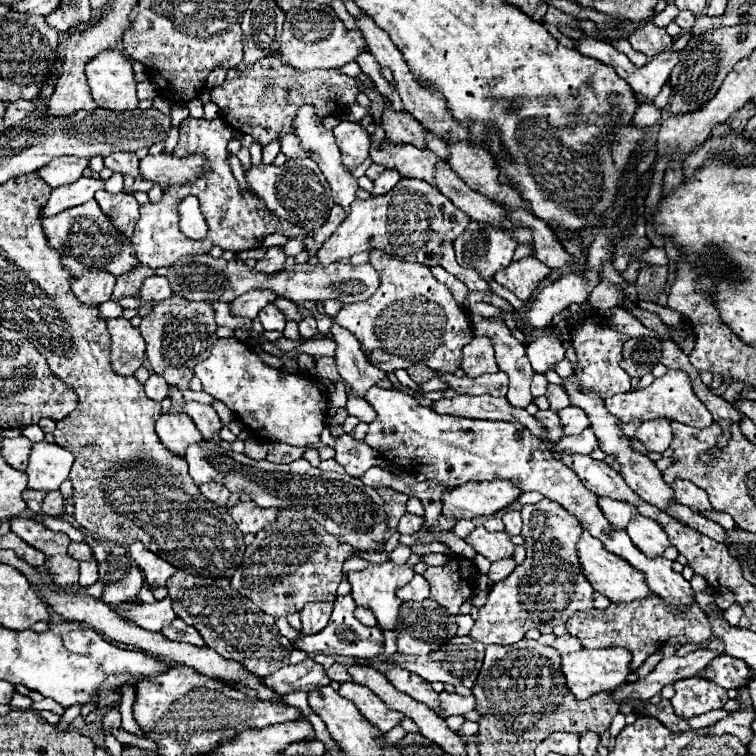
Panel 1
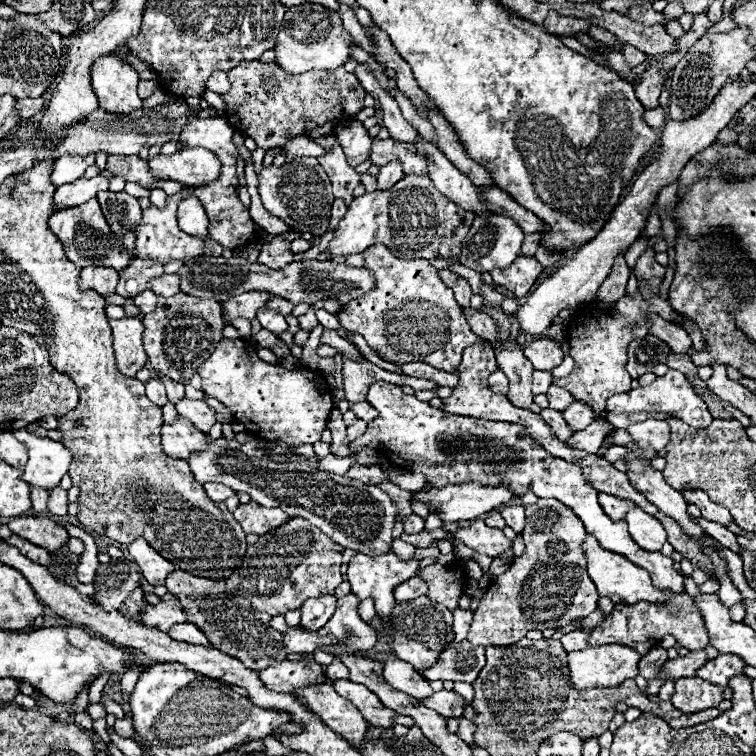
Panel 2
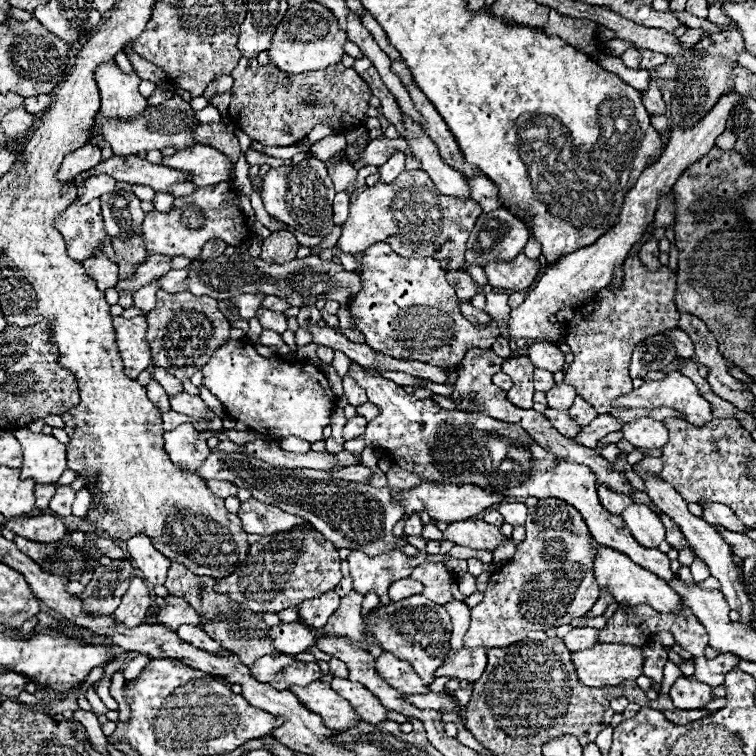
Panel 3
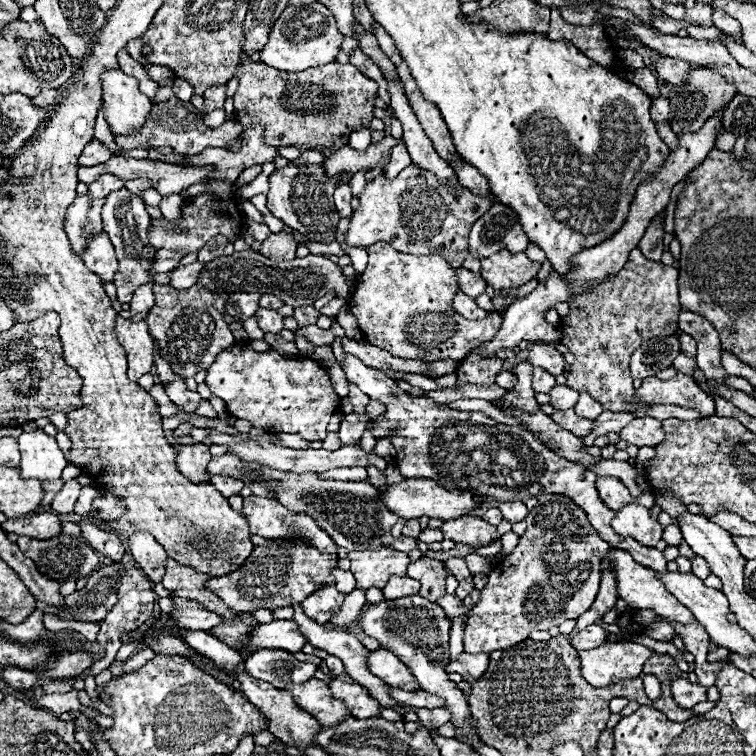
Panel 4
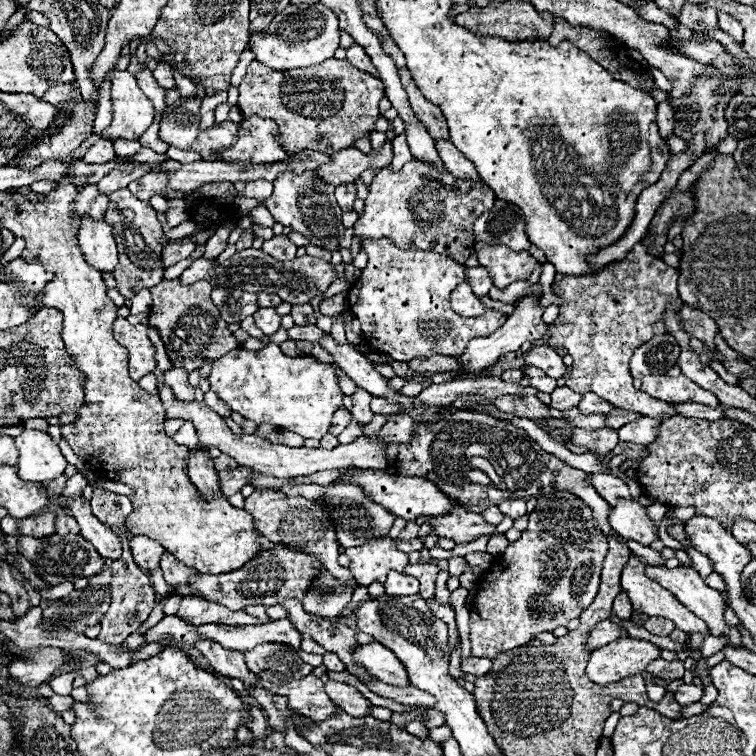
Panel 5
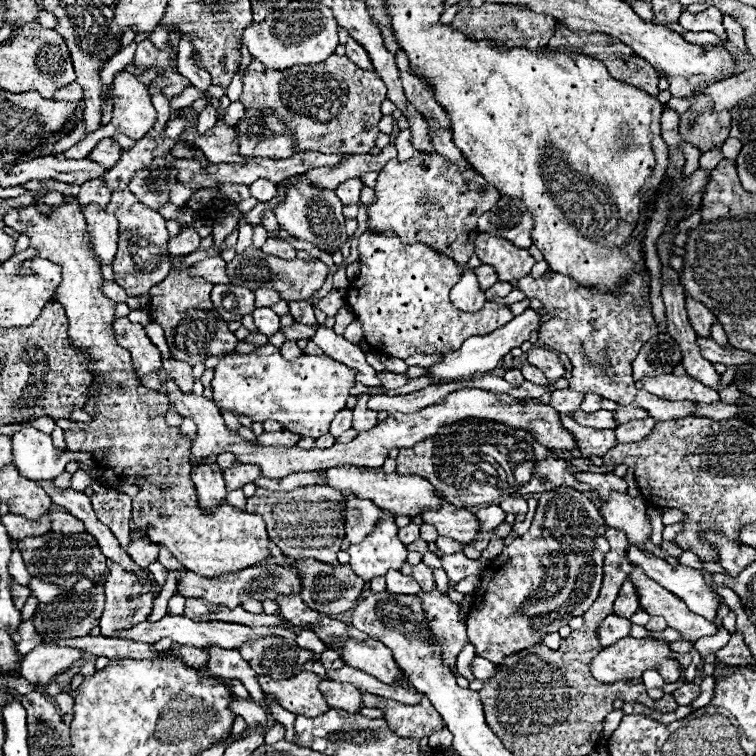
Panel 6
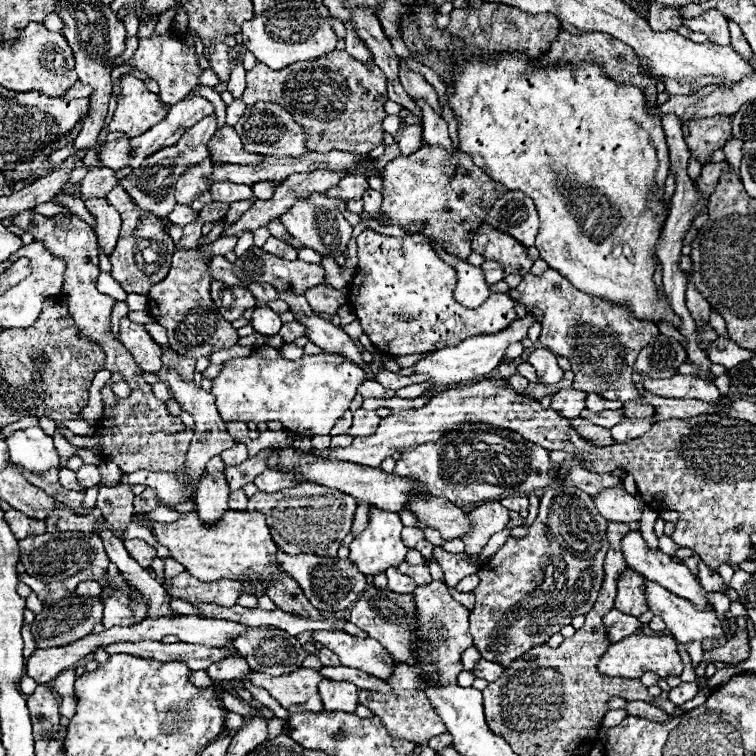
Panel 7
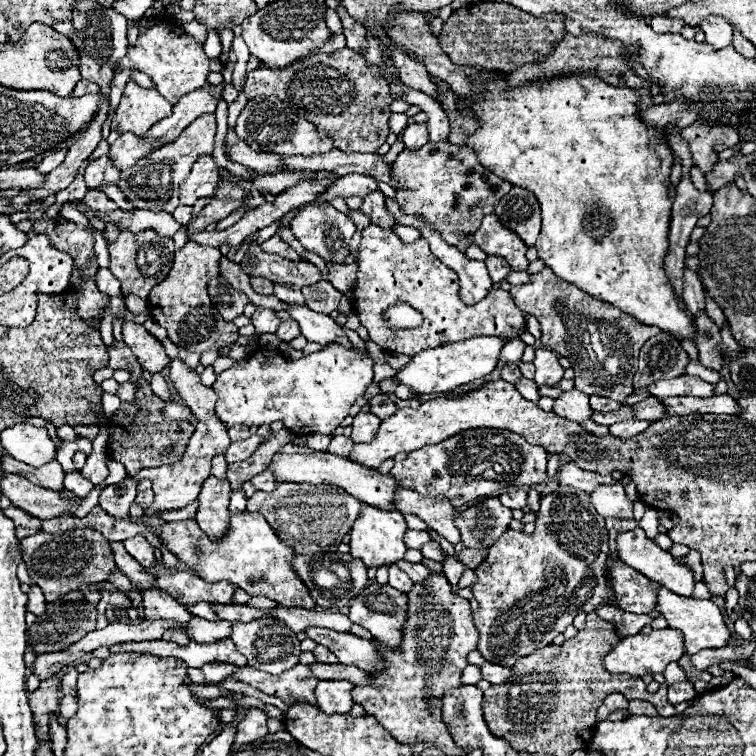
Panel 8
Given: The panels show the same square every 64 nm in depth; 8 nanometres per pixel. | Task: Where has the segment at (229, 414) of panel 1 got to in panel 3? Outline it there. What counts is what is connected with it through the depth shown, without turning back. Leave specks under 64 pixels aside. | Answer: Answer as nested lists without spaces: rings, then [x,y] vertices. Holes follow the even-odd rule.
[[[204,386],[199,387],[199,396],[205,402],[205,404],[212,409],[216,415],[223,419],[229,417],[222,403]]]

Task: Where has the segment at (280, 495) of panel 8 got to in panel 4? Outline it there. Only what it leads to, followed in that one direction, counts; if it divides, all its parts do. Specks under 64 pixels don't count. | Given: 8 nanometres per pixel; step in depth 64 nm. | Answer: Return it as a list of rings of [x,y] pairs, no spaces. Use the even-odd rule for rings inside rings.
[[[260,496],[244,498],[242,514],[248,518],[252,534],[258,534],[258,536],[268,538],[268,540],[282,540],[282,538],[306,540],[306,544],[314,544],[314,548],[318,548],[320,552],[330,552],[330,556],[338,556],[336,554],[338,546],[330,540],[330,536],[322,528],[318,528],[316,520],[312,520],[310,516],[306,516],[302,512],[290,512],[286,506],[282,506],[274,498],[268,498],[268,496],[266,498],[260,498]],[[332,568],[332,576],[334,576],[334,580],[336,580],[338,590],[342,590],[344,594],[348,594],[348,592],[352,592],[352,590],[356,588],[356,580],[354,580],[352,572],[340,570],[340,568]]]

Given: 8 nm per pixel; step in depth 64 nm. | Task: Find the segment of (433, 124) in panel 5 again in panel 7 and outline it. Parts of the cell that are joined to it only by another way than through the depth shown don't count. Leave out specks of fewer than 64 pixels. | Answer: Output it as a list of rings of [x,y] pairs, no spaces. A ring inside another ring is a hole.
[[[400,64],[400,82],[402,82],[404,90],[410,94],[410,98],[424,98],[434,110],[438,110],[442,114],[436,90],[424,80],[424,76],[420,72],[414,72],[414,70],[406,68],[404,64]]]

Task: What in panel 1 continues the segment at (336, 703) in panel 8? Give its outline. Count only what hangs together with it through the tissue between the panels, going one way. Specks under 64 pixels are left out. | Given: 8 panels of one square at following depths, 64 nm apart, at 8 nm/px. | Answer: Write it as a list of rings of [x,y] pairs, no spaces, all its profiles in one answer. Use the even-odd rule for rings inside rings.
[[[342,682],[338,694],[342,694],[344,698],[352,700],[356,704],[356,708],[362,712],[362,716],[374,724],[376,728],[380,728],[382,732],[392,730],[396,724],[400,724],[400,720],[404,718],[400,712],[394,712],[390,708],[386,708],[386,704],[374,694],[370,692],[366,686],[362,684],[354,684],[354,682]]]

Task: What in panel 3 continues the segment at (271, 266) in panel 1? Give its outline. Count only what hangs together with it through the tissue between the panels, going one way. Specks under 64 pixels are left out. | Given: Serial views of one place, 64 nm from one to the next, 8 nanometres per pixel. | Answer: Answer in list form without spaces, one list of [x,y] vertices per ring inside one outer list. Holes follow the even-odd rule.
[[[280,230],[280,232],[272,232],[264,240],[260,258],[270,264],[284,264],[296,258],[296,250],[298,250],[296,236],[288,230]]]

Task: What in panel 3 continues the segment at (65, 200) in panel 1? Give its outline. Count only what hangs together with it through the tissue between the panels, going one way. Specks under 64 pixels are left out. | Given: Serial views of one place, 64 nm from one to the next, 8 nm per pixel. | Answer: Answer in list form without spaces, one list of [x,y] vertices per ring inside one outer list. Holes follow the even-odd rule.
[[[92,176],[90,180],[84,180],[84,194],[78,194],[78,202],[90,202],[94,198],[100,198],[106,192],[116,192],[118,182],[112,176]]]

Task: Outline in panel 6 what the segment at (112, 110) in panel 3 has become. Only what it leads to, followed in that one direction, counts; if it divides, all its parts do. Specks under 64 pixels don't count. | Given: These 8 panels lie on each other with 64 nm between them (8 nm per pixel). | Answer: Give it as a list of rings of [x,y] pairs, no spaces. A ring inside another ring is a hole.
[[[118,72],[118,74],[116,74],[116,78],[114,78],[114,98],[112,98],[112,102],[114,102],[114,112],[112,112],[110,124],[98,128],[92,136],[88,136],[86,140],[78,142],[74,148],[70,148],[70,150],[66,150],[66,152],[62,152],[62,154],[56,154],[60,160],[62,160],[62,158],[78,158],[78,160],[80,160],[80,158],[86,158],[86,156],[90,154],[90,150],[98,144],[98,140],[110,138],[110,136],[114,136],[114,134],[126,134],[126,136],[130,136],[130,138],[134,138],[134,140],[140,140],[140,138],[146,136],[146,134],[152,130],[152,126],[156,124],[156,110],[154,110],[154,106],[152,106],[150,94],[148,94],[146,86],[144,86],[142,82],[138,82],[136,76],[130,74],[130,72]]]

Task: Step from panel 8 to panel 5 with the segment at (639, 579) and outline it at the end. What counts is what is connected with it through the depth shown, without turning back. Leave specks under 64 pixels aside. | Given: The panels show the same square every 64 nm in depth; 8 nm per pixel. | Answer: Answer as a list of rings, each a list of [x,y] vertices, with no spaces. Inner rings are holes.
[[[620,592],[618,596],[616,596],[616,600],[614,600],[614,614],[618,616],[618,618],[622,618],[622,620],[628,620],[630,616],[632,616],[632,604],[630,604],[630,600],[628,600],[628,594],[626,592]]]

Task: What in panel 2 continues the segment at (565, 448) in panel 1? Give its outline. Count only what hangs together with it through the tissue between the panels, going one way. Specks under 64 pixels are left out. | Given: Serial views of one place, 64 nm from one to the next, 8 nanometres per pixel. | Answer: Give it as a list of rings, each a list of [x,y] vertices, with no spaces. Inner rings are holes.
[[[606,418],[594,420],[588,428],[584,428],[582,432],[576,432],[572,438],[566,440],[566,444],[570,444],[572,448],[580,448],[586,452],[596,452],[602,444],[602,440],[608,436],[608,432],[612,432],[612,424]]]

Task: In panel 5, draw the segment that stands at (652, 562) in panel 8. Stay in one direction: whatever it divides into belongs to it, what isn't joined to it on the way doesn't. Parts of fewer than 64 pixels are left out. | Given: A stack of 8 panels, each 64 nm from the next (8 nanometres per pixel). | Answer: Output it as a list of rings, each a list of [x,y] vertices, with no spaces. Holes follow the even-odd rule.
[[[646,564],[646,576],[650,576],[652,580],[660,582],[666,590],[670,590],[690,612],[694,612],[698,618],[706,620],[708,628],[710,628],[710,634],[712,636],[726,636],[728,638],[728,644],[734,644],[734,646],[742,646],[742,640],[740,640],[740,632],[736,628],[730,628],[726,626],[724,622],[724,610],[726,610],[726,602],[720,594],[720,590],[714,590],[710,586],[706,586],[704,578],[694,570],[694,568],[686,568],[686,566],[678,566],[678,568],[666,568],[666,566],[652,566],[652,564]]]

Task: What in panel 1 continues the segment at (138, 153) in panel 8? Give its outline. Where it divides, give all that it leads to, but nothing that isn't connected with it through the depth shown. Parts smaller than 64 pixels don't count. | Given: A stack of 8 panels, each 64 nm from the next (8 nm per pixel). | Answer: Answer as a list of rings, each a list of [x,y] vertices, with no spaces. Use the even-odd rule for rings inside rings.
[[[60,156],[48,162],[44,168],[38,170],[40,178],[52,186],[58,188],[62,184],[72,184],[82,176],[82,172],[88,168],[90,158],[76,158],[76,156]]]

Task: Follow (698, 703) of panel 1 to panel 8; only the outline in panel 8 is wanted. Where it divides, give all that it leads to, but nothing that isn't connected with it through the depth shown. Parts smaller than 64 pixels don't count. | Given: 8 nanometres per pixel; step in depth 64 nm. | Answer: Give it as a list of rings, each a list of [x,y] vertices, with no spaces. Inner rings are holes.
[[[676,682],[672,686],[668,686],[668,700],[670,704],[680,704],[680,702],[688,702],[696,698],[696,690],[690,682]]]

